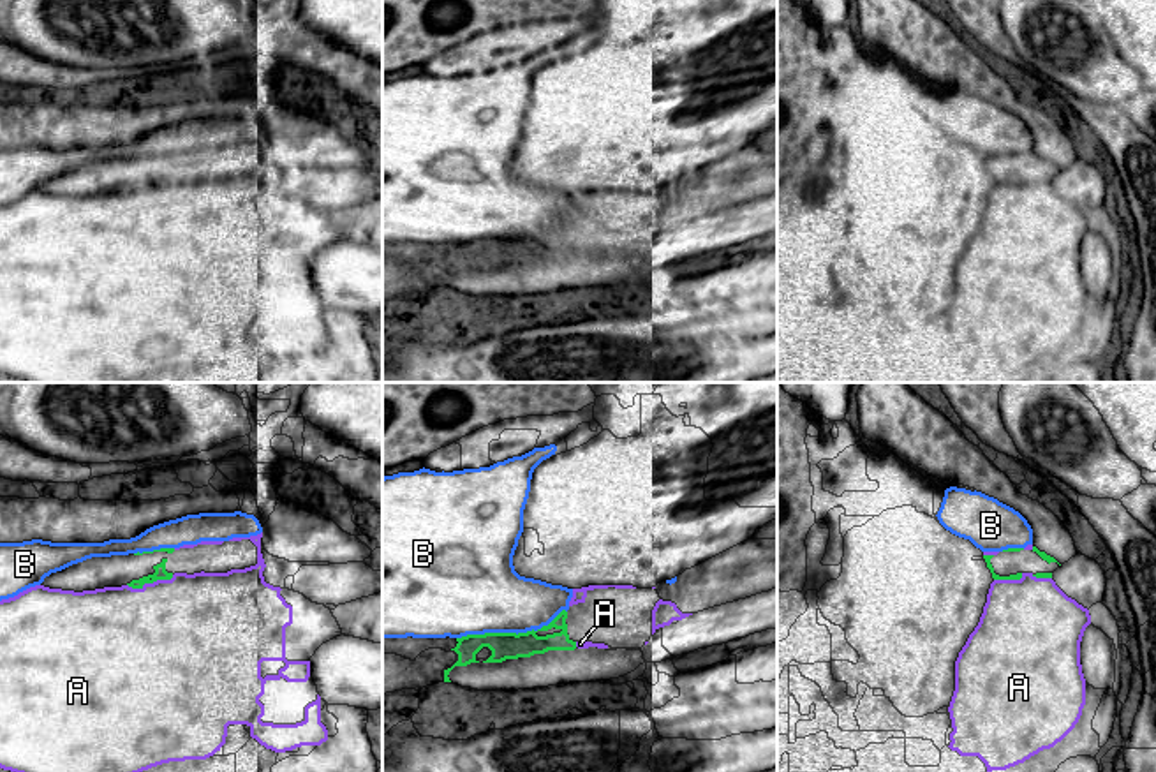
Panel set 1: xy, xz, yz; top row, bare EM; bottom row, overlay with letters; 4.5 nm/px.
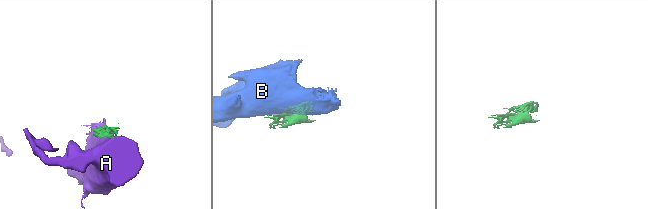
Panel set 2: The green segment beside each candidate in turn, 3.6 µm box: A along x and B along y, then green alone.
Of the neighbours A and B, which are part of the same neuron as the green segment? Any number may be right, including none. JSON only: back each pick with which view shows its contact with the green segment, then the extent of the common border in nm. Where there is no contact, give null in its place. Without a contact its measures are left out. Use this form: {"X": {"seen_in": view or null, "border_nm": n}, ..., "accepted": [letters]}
{"accepted": []}

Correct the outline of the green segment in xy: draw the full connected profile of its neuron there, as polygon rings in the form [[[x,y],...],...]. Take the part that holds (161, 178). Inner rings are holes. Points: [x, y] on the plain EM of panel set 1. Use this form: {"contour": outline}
{"contour": [[[250,145],[197,150],[194,153],[160,153],[143,159],[92,162],[51,178],[41,190],[62,196],[95,196],[171,185],[174,178],[227,178],[257,169],[257,152]]]}

